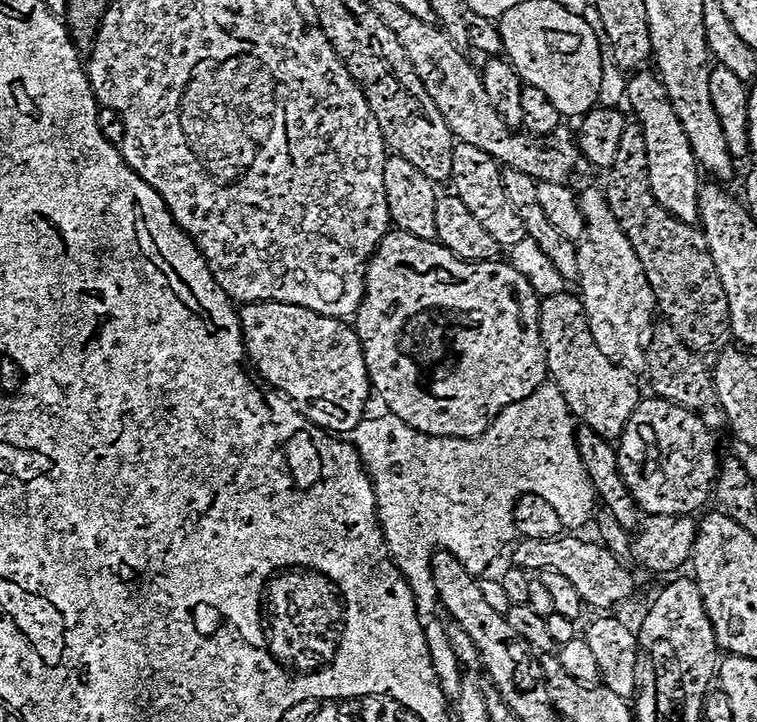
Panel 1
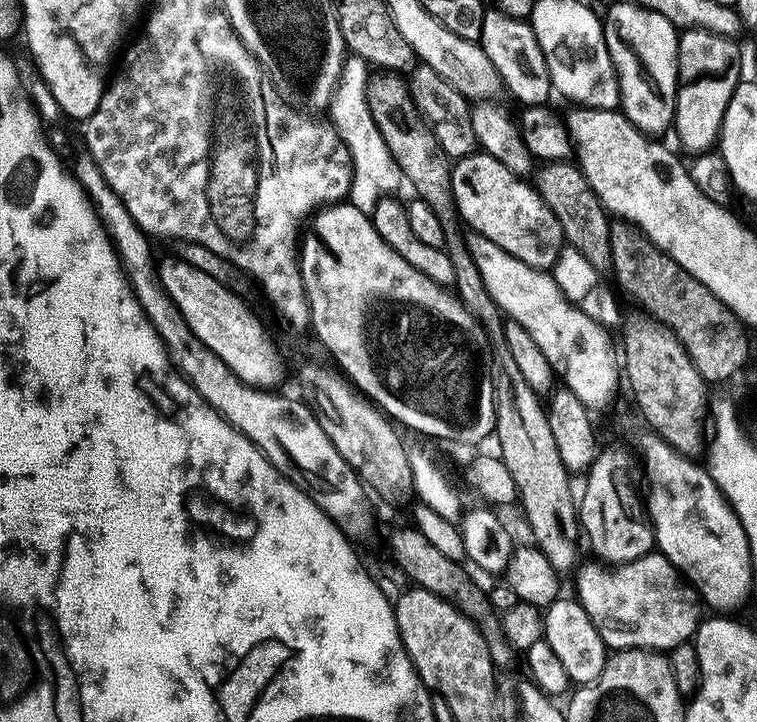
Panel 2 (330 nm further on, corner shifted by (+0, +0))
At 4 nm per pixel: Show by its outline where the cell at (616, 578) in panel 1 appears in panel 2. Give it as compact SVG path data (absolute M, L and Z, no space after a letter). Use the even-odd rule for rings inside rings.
M653 550L648 555L640 556L631 563L615 567L613 570L603 563L595 563L588 564L584 570L579 571L578 578L584 581L584 595L580 597L580 601L609 649L670 650L695 637L702 619L702 601L695 587L685 579L680 569L675 568L659 551Z

